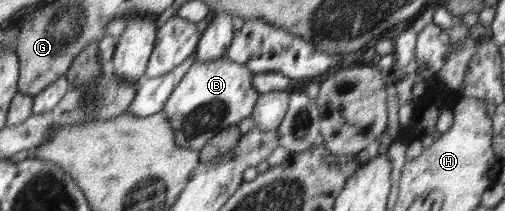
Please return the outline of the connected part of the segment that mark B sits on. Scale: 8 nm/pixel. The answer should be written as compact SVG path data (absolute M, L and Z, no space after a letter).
M224 55L207 62L195 61L165 101L163 112L172 126L176 145L198 152L209 139L221 131L232 125L238 125L246 117L251 117L259 94L259 91L253 86L253 73L248 67L241 63L234 63Z

